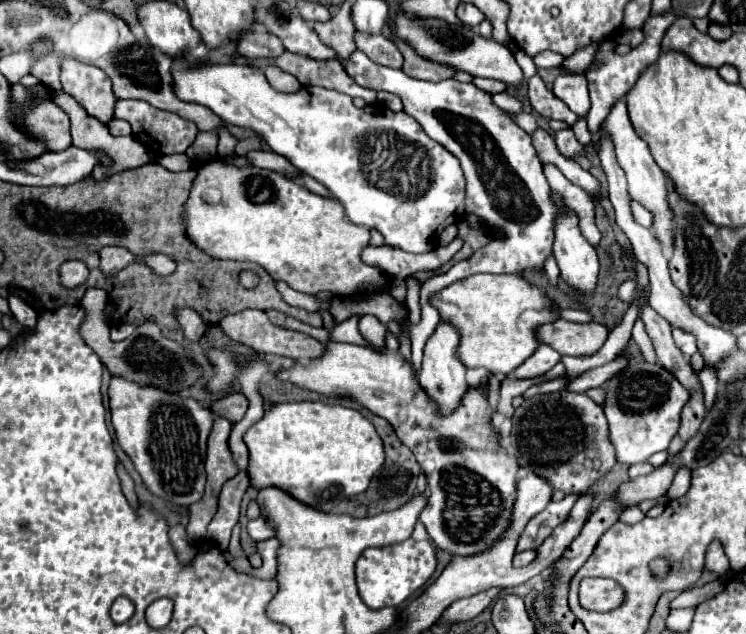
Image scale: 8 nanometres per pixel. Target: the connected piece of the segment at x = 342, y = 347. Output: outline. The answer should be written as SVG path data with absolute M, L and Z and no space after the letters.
M330 342L326 344L326 352L322 358L312 362L296 362L292 368L276 372L280 380L298 384L308 390L316 390L322 394L342 394L358 400L362 406L372 410L376 416L386 418L398 438L412 448L416 460L422 466L422 472L428 478L428 504L420 514L420 522L426 526L430 538L440 550L450 550L454 556L474 556L486 552L500 536L510 528L512 508L516 502L516 474L518 462L510 460L508 452L504 450L500 436L492 424L492 408L488 400L488 392L482 386L472 386L460 406L452 414L436 412L436 406L424 392L418 382L418 374L414 372L410 360L404 360L398 352L376 352L370 346L356 346L356 344L342 344Z

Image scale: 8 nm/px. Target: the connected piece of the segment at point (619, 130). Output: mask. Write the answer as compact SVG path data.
M618 100L612 106L612 112L604 118L604 122L600 124L600 132L604 132L612 144L614 144L614 154L616 160L620 164L620 168L626 172L628 178L628 192L632 196L632 200L640 202L642 206L646 206L648 210L652 210L654 214L654 234L662 244L672 244L674 238L674 224L672 224L672 212L668 208L668 200L666 200L666 188L664 188L664 172L656 166L648 144L644 144L644 140L640 140L640 136L636 136L628 112L626 112L626 102Z

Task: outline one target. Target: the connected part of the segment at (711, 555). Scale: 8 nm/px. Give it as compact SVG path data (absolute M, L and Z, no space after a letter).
M714 540L706 550L706 570L712 570L716 574L724 574L728 570L728 558L724 554L724 548L718 540Z

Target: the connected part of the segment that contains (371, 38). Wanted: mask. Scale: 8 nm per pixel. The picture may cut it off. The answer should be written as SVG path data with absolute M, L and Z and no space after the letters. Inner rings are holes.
M354 32L354 42L356 48L366 52L374 62L384 64L384 66L392 66L392 68L402 68L402 54L396 48L394 42L386 40L384 36L374 36L374 34L366 34L366 32Z

